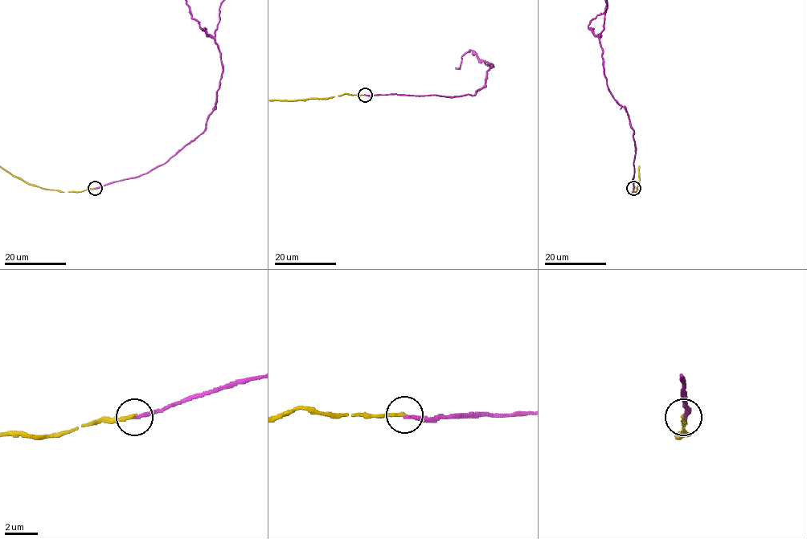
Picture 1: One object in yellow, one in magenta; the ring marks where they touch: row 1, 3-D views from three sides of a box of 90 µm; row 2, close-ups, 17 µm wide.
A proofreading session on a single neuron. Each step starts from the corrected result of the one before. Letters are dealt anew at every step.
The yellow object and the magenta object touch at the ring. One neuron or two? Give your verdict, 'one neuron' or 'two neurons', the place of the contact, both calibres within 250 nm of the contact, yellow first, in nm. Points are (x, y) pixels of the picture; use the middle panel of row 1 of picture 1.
two neurons; place (365, 95); calibres 240 and 200 nm

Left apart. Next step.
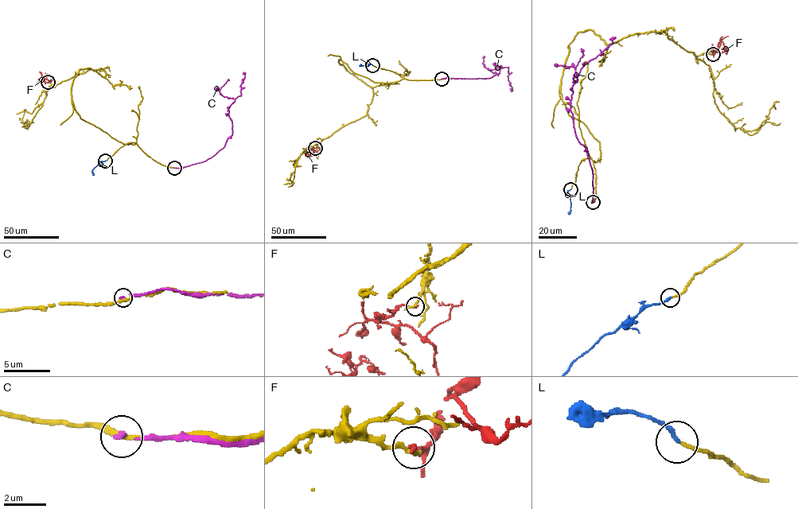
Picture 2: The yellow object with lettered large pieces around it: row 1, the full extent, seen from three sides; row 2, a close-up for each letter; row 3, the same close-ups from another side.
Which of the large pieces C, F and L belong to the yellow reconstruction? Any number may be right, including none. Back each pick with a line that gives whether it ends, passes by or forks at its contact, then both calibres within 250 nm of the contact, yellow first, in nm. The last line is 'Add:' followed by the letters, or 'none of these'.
L: it ends | 150/190 nm
Add: L

